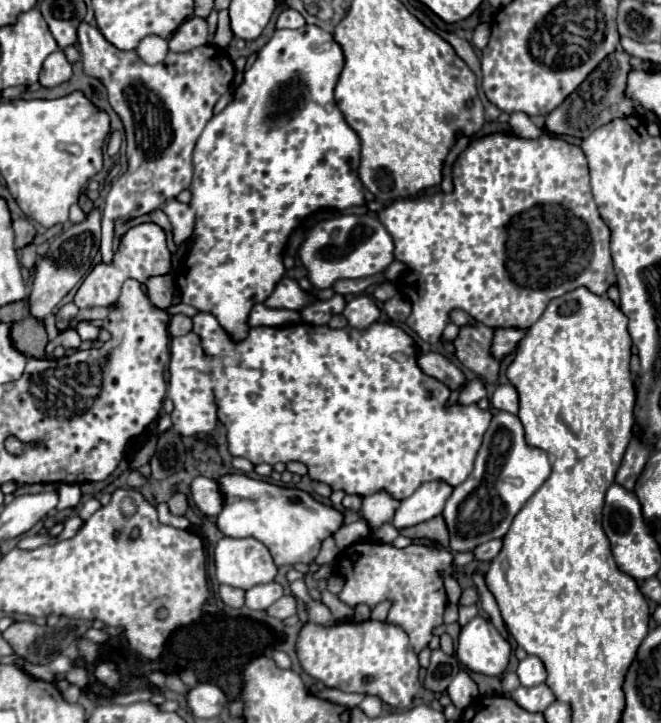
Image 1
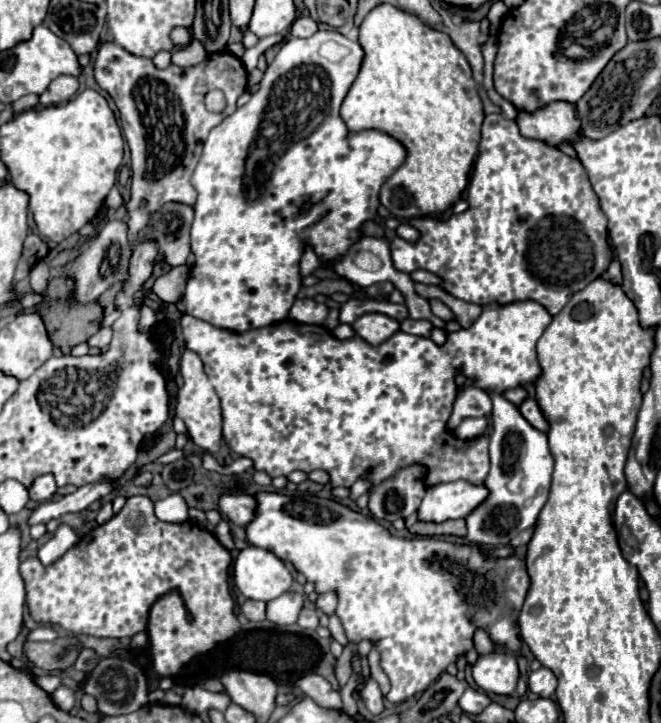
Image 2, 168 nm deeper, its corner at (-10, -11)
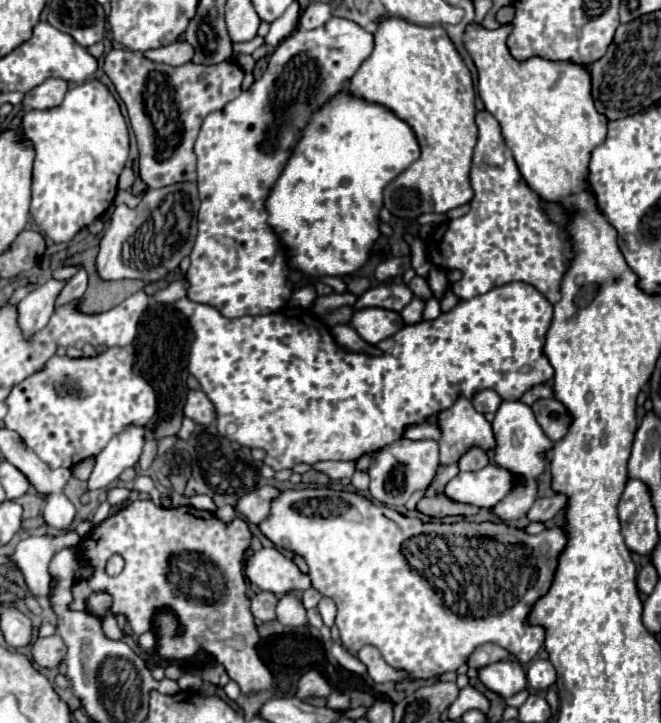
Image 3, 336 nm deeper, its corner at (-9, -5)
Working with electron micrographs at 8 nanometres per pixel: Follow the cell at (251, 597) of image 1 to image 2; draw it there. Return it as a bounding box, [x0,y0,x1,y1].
[267,592,305,624]

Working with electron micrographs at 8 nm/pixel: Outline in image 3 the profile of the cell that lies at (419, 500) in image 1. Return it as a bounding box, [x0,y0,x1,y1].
[444,464,514,508]

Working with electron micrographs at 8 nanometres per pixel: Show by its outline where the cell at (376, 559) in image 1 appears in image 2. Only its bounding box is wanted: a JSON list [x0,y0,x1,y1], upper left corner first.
[245,492,531,704]

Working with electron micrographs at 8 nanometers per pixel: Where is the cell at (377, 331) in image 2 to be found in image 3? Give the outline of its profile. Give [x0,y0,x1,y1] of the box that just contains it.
[350,308,404,344]

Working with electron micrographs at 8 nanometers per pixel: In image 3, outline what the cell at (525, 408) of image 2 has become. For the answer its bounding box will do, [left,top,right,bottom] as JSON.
[532,398,570,442]

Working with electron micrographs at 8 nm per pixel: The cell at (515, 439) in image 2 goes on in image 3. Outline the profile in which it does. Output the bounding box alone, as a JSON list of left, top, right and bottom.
[490,400,552,522]

